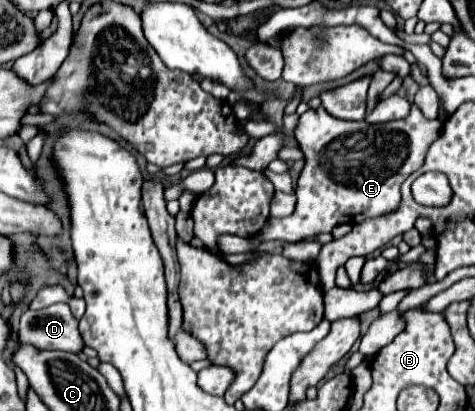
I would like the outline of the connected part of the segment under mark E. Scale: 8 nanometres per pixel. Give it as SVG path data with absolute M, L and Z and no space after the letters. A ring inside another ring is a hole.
M412 104L406 118L384 124L336 120L322 106L316 110L310 108L298 118L298 126L294 128L296 142L306 160L296 184L296 210L292 216L268 218L258 232L258 240L300 242L330 232L338 224L356 224L364 218L396 210L402 182L422 166L426 150L440 132L442 122L424 118L416 104Z

